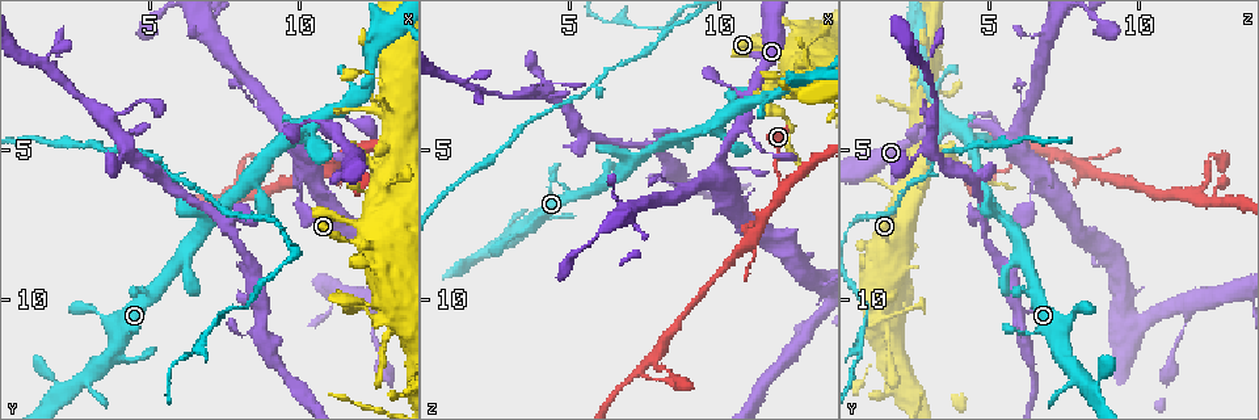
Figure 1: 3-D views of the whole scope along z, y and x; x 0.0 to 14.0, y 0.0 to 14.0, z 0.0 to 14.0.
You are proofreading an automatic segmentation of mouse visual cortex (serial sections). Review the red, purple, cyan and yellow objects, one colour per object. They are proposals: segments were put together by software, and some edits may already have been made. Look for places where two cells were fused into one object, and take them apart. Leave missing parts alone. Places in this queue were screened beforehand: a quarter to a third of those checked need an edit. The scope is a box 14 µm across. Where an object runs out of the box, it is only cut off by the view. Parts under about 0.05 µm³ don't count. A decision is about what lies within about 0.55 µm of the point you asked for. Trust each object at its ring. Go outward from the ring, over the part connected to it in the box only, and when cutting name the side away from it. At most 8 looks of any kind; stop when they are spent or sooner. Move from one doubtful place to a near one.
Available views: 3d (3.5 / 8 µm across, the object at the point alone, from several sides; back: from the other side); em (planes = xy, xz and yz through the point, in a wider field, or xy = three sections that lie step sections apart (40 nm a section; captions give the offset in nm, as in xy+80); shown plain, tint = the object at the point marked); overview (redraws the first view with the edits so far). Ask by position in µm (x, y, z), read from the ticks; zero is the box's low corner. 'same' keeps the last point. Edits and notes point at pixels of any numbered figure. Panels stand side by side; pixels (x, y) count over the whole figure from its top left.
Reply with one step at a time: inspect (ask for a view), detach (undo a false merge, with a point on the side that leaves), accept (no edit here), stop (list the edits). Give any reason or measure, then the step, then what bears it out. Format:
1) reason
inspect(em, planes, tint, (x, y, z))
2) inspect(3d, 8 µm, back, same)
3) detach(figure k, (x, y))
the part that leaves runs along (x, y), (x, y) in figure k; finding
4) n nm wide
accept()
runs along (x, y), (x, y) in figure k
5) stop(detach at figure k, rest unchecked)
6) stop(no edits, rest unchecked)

abrupt turn
inspect(3d, 3.5 µm, (12.0, 8.1, 1.8))

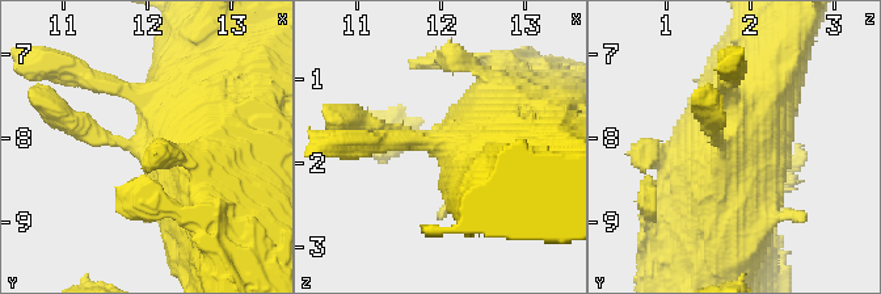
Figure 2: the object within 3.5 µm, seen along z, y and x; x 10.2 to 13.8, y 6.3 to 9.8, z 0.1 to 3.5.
need the tissue
inspect(em, xy, step 2, plain, (12.00, 8.10, 1.70))

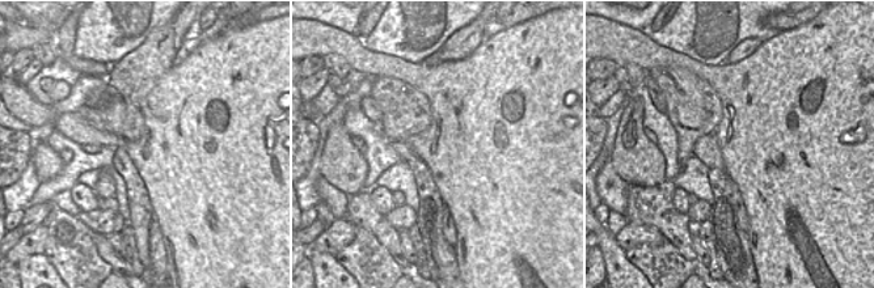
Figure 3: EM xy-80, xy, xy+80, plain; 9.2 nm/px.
inspect(em, xy, step 2, tint, same)

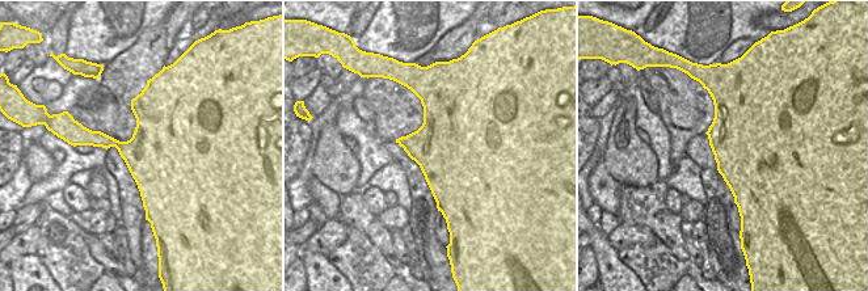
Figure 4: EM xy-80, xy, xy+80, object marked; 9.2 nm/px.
accept()
runs along (100, 134), (189, 146), (237, 78) in figure 2; continuous, no second cell

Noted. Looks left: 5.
narrows sharply
inspect(3d, 3.5 µm, (12.5, 5.5, 2.9))

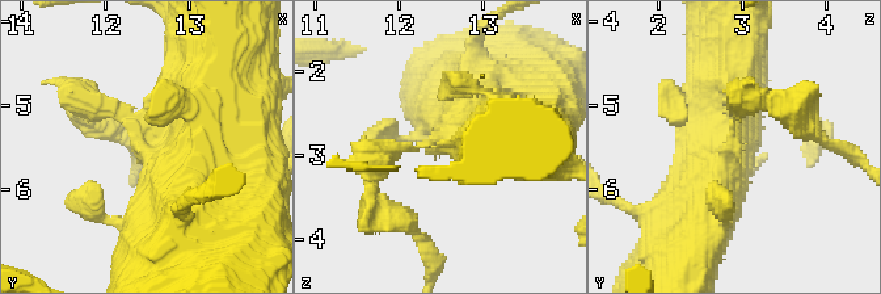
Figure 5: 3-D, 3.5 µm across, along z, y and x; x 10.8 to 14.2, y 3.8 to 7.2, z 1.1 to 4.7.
inspect(em, planes, tint, (12.55, 5.60, 2.85))

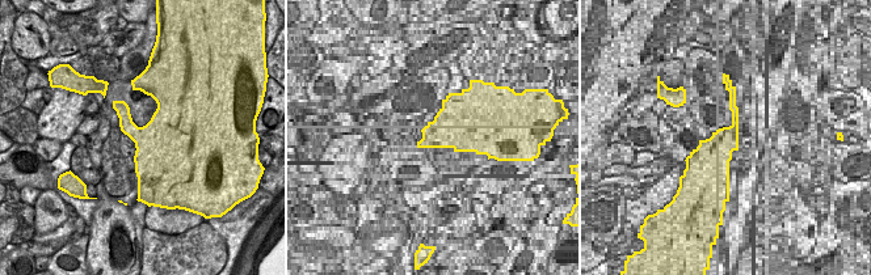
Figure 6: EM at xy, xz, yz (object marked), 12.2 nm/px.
accept()
all the same cell

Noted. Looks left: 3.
abrupt turn
inspect(3d, 3.5 µm, (12.2, 5.0, 6.2))

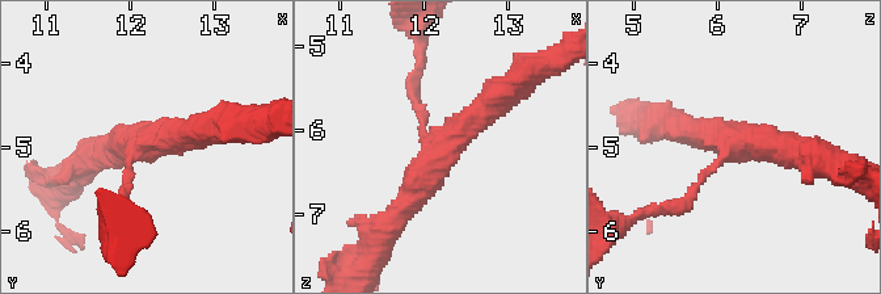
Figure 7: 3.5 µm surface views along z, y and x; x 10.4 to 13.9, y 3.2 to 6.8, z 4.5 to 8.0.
now the EM
inspect(em, xy, step 3, tint, (12.15, 5.00, 6.25))

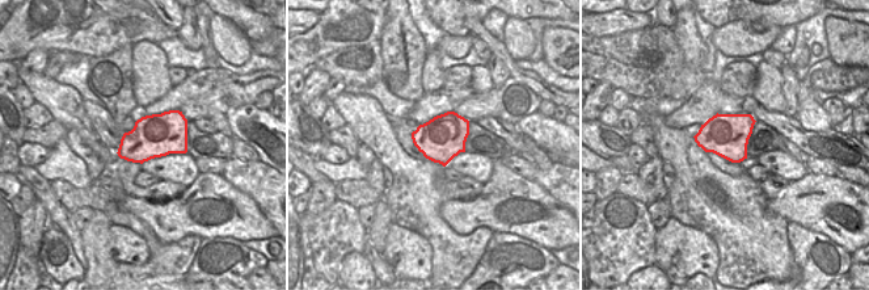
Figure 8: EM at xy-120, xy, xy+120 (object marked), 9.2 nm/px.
400 nm wide
accept()
runs along (682, 205), (736, 143), (806, 152) in figure 7; one cell here

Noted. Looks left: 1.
stop(no edits, rest unchecked)

